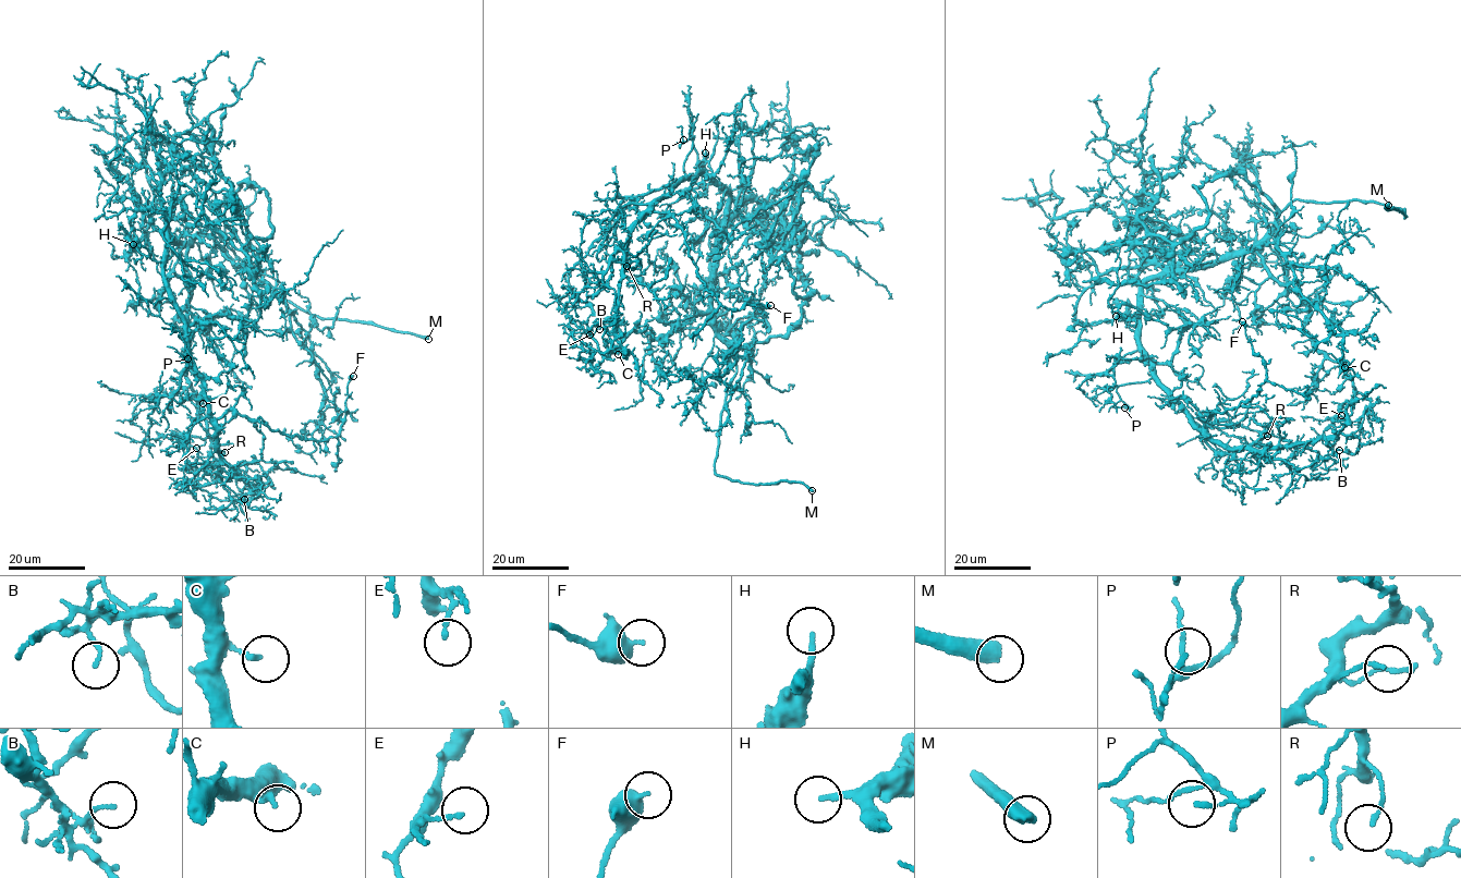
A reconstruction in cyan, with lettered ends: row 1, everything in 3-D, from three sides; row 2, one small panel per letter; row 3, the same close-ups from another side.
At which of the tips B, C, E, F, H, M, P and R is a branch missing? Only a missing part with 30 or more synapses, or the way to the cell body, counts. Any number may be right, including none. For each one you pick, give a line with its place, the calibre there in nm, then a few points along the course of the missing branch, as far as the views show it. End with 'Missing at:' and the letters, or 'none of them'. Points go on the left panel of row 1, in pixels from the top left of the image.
H: (133, 244) | 170 nm | (133, 244), (118, 241), (113, 258), (128, 271), (135, 288)
M: (428, 339) | 480 nm
Missing at: H, M

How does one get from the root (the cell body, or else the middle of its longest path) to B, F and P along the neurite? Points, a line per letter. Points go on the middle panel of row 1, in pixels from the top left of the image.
B: (727, 210), (729, 195), (696, 170), (657, 200), (631, 229), (618, 316), (612, 324), (599, 324), (599, 329)
F: (727, 210), (729, 195), (696, 170), (653, 207), (673, 217), (697, 276), (717, 302), (737, 311), (770, 305)
P: (727, 210), (729, 195), (696, 170), (693, 178), (684, 174), (683, 163), (693, 137), (681, 143), (683, 139)

